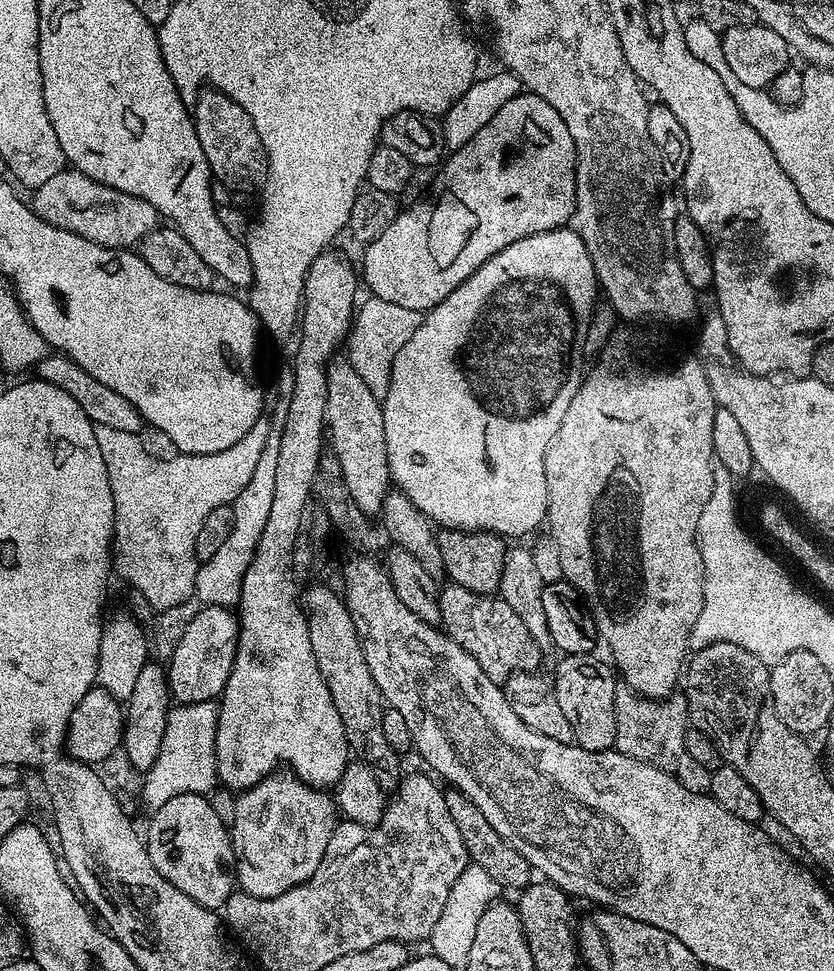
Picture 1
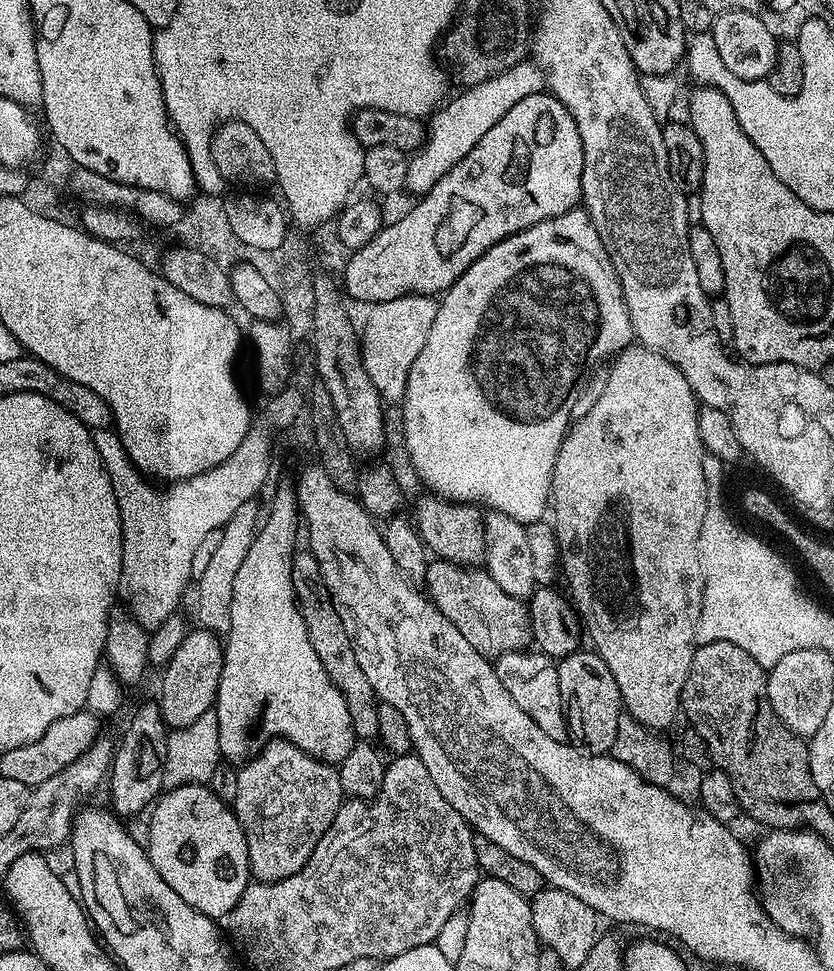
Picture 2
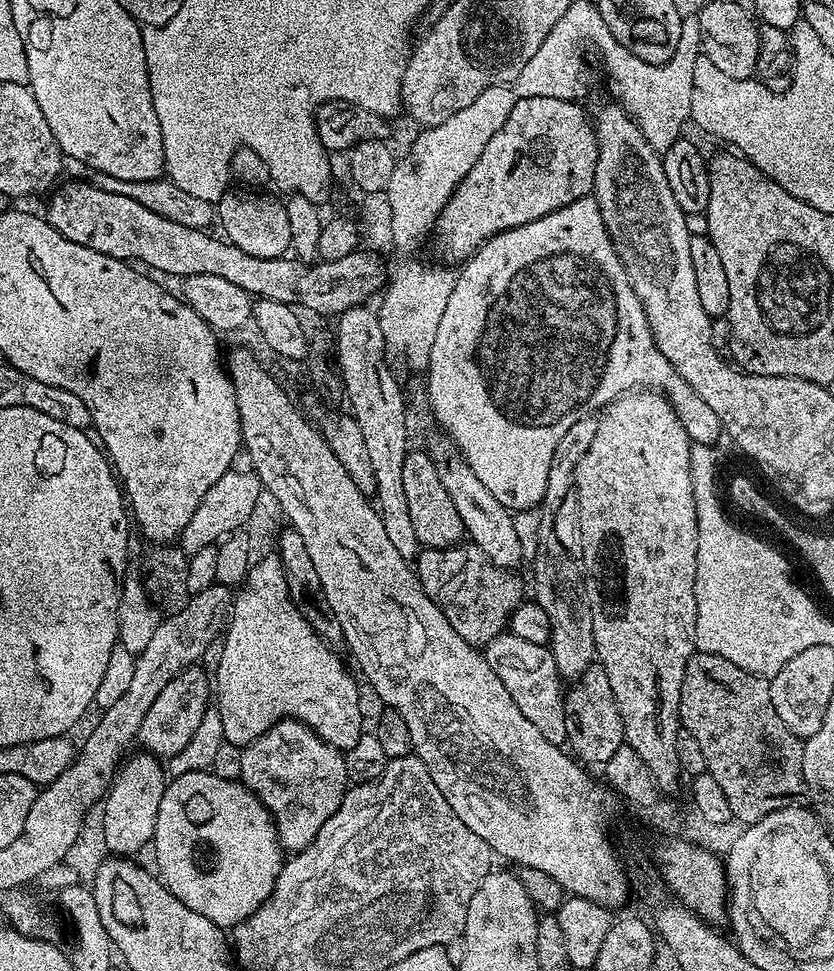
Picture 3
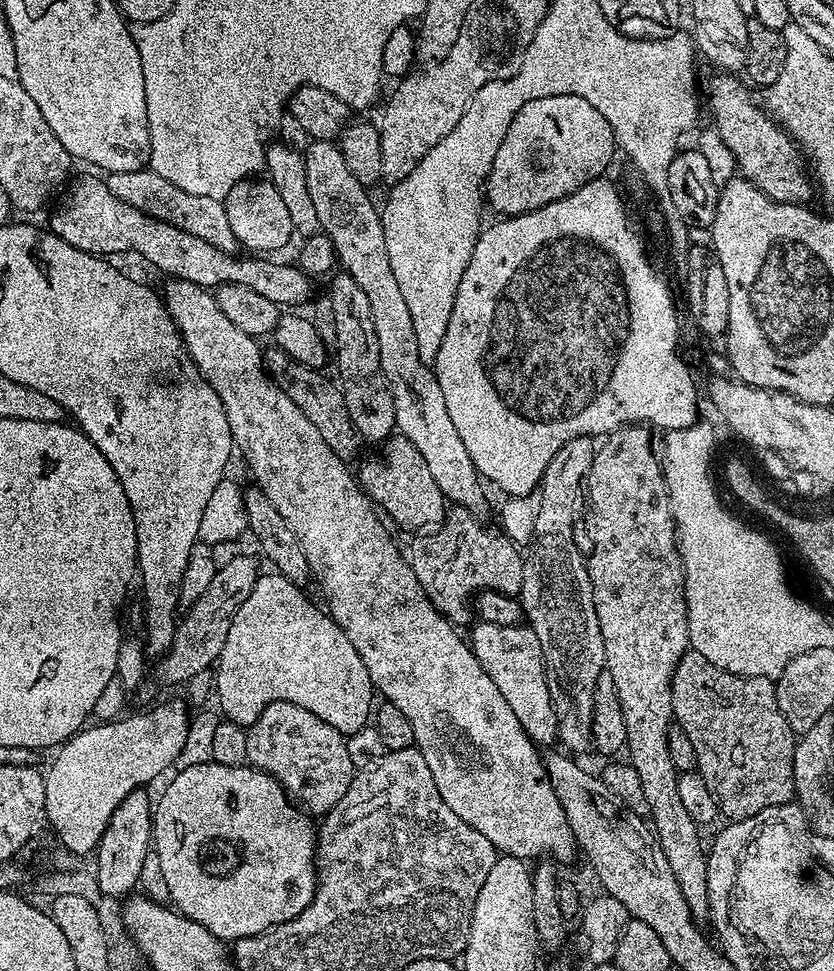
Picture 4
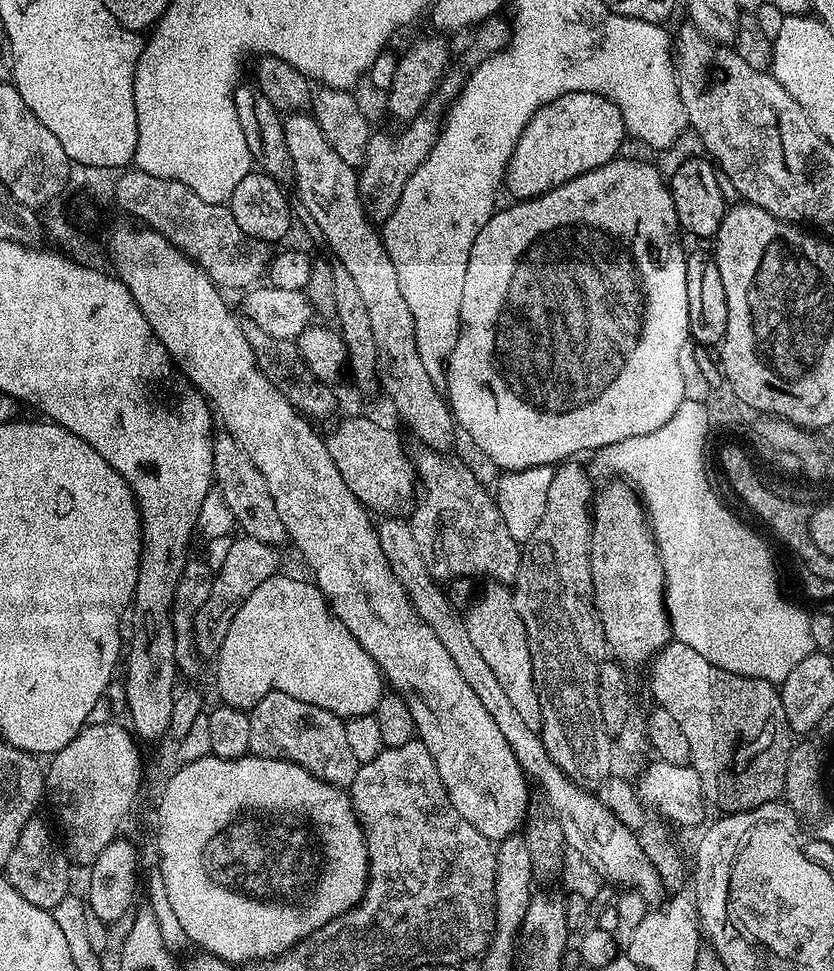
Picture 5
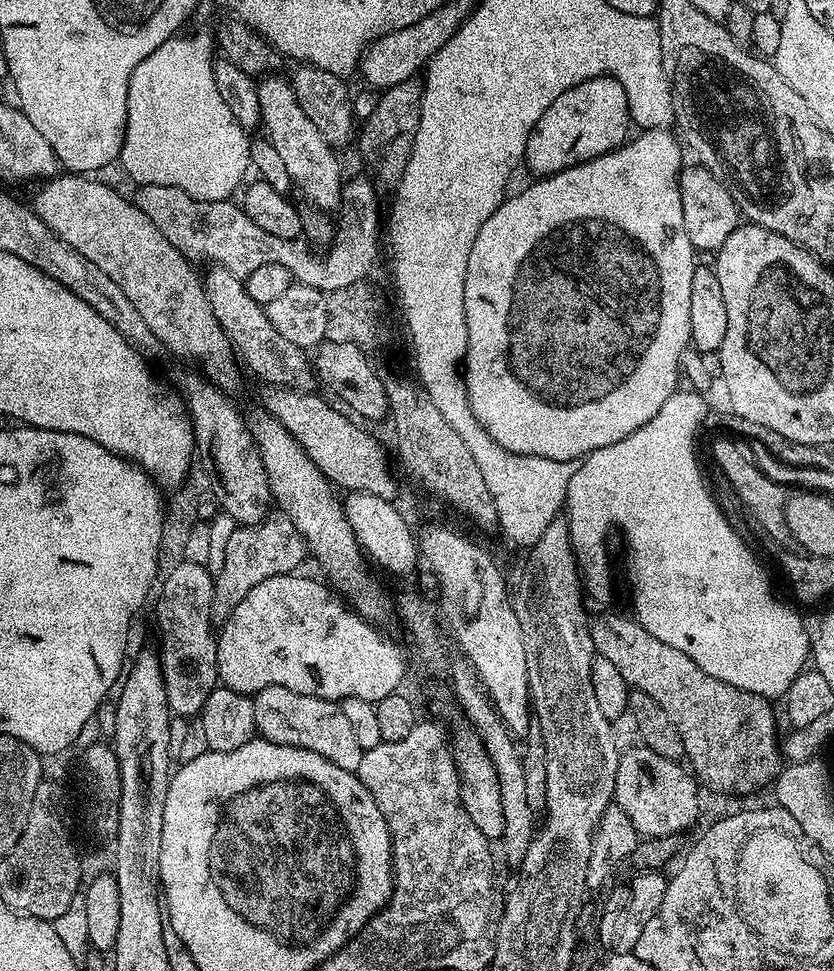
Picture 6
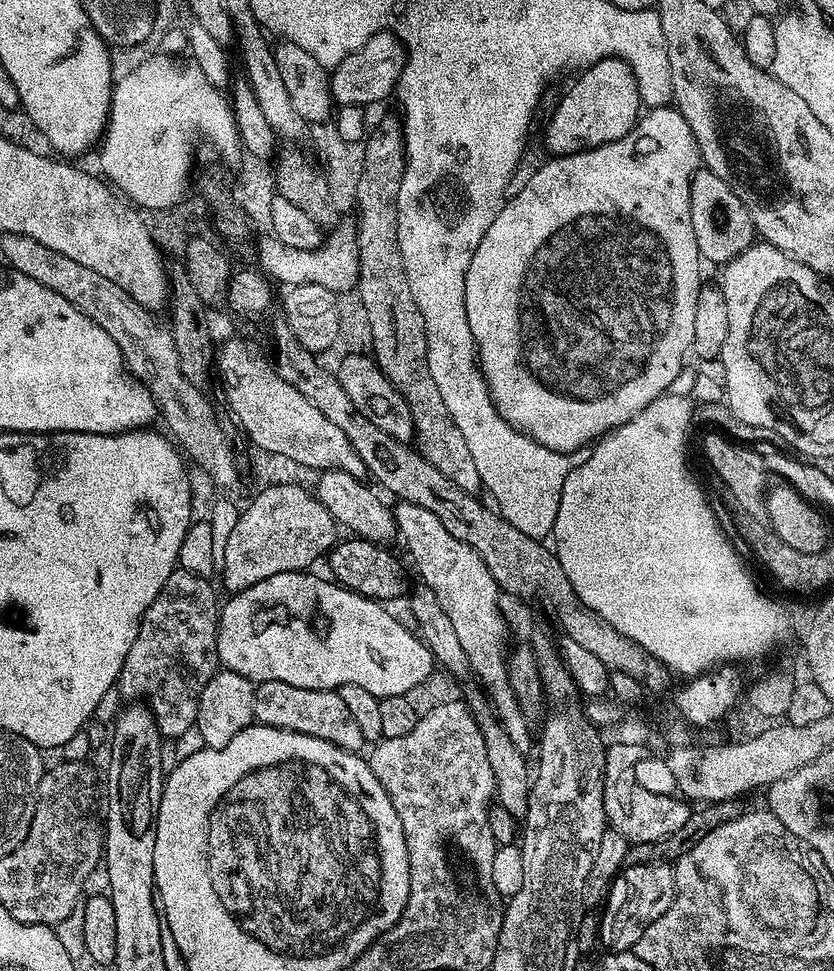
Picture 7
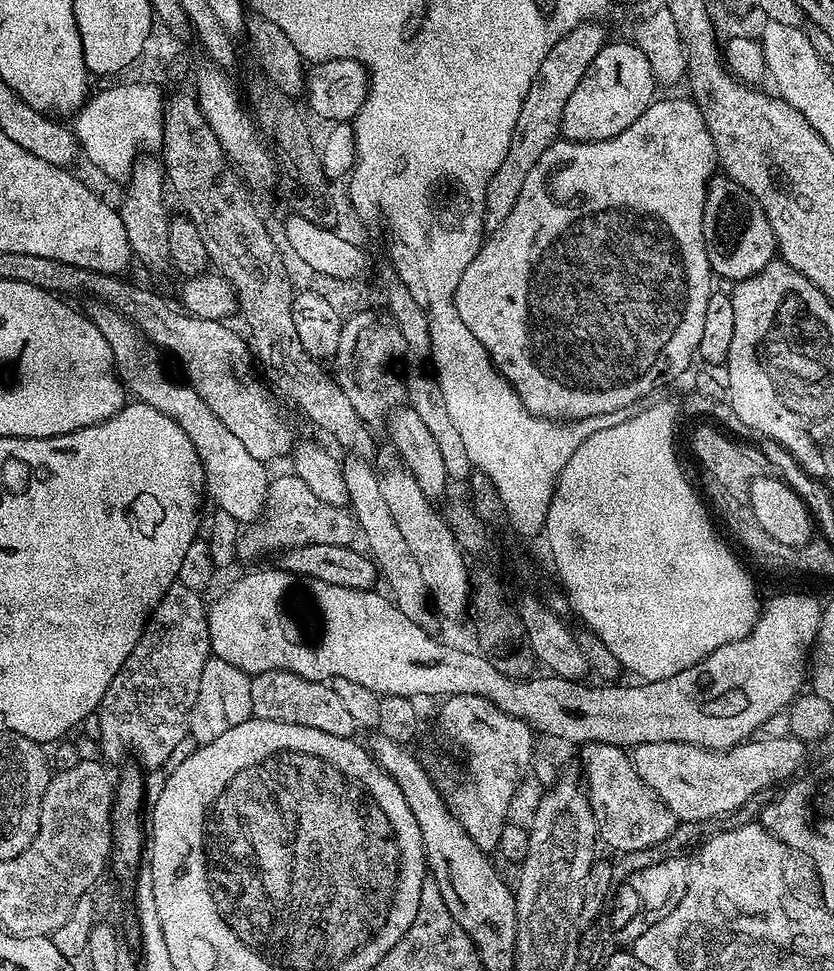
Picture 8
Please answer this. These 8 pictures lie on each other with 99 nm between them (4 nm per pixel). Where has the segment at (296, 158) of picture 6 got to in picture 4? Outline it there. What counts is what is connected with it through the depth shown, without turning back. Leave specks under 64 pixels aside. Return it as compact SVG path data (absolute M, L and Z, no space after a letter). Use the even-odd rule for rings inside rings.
M312 140L308 152L303 153L304 169L306 170L306 186L310 186L310 199L314 201L314 210L318 210L318 222L323 235L330 237L336 251L339 267L349 272L366 290L366 298L370 298L370 310L374 314L374 330L378 333L378 350L384 377L388 383L390 394L394 398L394 414L399 435L405 436L414 447L426 458L426 467L430 470L434 482L438 482L438 490L442 490L445 501L455 507L477 510L484 504L484 488L482 477L470 458L470 450L466 450L466 442L458 434L458 426L450 419L450 410L446 410L446 398L442 398L442 386L438 386L438 378L433 365L418 354L418 338L414 335L414 318L410 318L410 306L406 306L406 298L398 286L398 278L394 278L394 266L390 266L390 254L386 254L386 234L382 230L380 213L377 205L372 205L368 197L369 189L346 167L346 158L342 158L339 147L331 140Z

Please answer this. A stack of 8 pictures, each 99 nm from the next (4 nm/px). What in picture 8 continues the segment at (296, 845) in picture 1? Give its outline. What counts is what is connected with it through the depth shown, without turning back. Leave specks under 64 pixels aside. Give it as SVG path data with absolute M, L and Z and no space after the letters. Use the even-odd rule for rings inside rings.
M282 670L257 672L252 676L250 702L253 717L257 720L281 720L322 730L322 734L349 738L355 737L358 732L354 717L346 711L346 706L338 699L338 694L334 694L331 683L322 680L307 680L293 672Z

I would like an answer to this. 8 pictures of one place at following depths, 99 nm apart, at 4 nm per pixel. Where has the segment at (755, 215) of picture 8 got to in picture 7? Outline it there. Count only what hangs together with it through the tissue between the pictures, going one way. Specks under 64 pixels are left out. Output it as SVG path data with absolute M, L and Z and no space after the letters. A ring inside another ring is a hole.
M703 166L697 168L690 182L690 222L694 226L695 244L698 246L701 257L707 263L709 260L717 266L729 264L731 260L739 260L740 255L753 244L758 236L754 222L750 218L750 210L742 206L742 198L738 198L738 194L734 194L734 190L730 190L730 186L722 182L722 178L718 178L718 174L714 174L709 168Z

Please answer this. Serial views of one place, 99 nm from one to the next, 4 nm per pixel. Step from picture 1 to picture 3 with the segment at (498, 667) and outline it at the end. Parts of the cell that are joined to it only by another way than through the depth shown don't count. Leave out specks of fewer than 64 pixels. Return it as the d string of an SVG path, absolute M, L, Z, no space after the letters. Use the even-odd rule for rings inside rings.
M461 542L450 548L424 548L414 561L414 571L420 579L422 590L426 590L442 614L446 614L450 626L454 626L454 630L458 630L468 644L486 646L495 636L501 635L507 629L512 611L526 596L525 581L523 584L515 571L494 566L494 562L490 562L490 558L486 558L486 554L482 554L482 550L478 550L478 546L471 542Z

